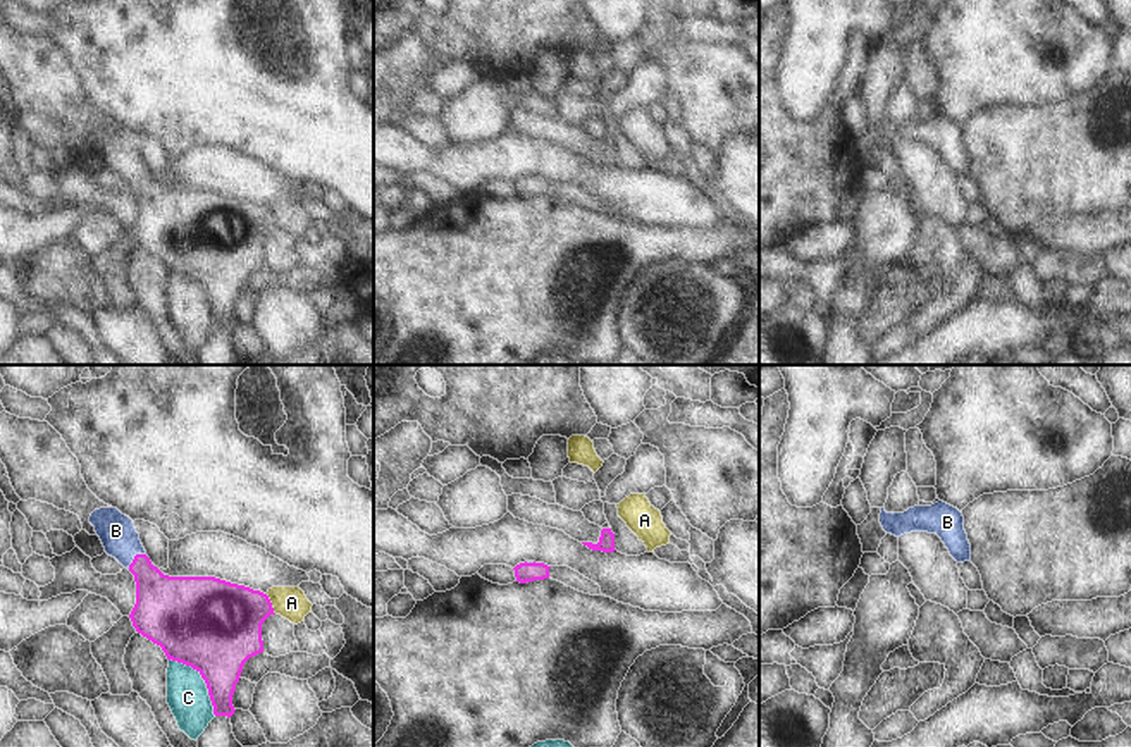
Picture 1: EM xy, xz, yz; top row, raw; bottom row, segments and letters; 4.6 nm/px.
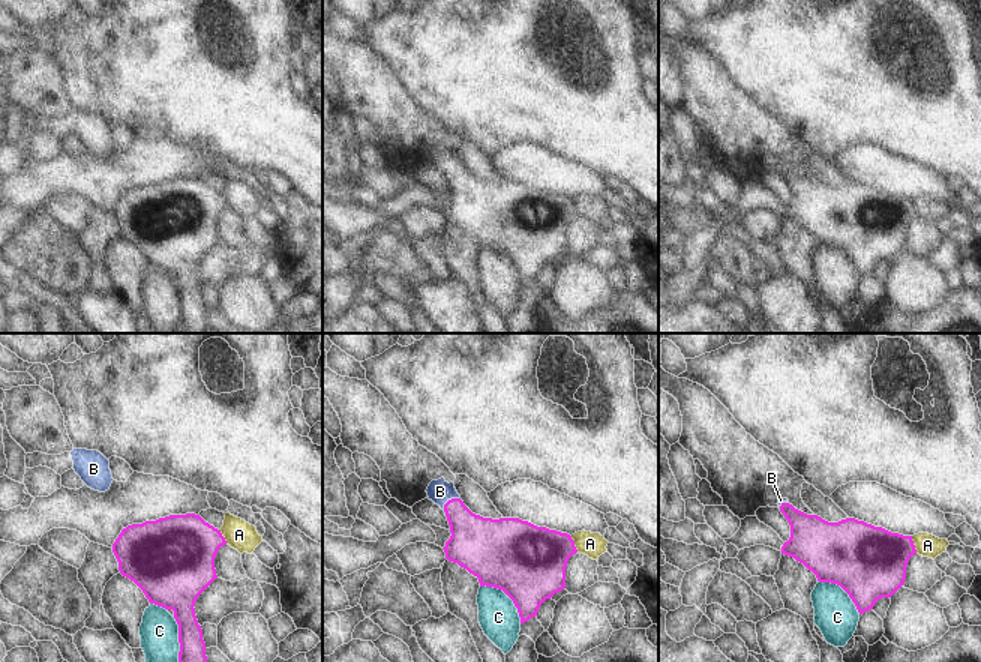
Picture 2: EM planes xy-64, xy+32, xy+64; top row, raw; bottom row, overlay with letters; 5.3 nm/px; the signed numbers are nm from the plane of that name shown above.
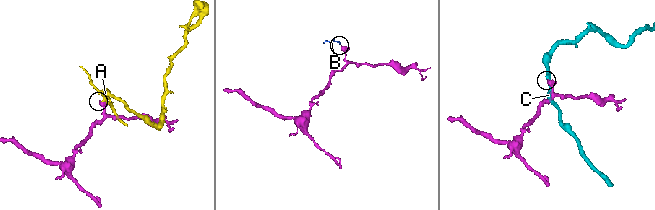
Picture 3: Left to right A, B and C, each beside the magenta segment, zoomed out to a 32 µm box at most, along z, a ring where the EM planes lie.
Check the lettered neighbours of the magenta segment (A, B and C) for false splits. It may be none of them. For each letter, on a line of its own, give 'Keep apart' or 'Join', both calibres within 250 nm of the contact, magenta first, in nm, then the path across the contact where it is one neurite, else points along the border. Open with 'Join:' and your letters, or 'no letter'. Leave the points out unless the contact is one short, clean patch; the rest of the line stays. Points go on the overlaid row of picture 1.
Join: B
A: Keep apart. Thickness 380 nm (magenta) against 150 nm. Boundary: xy (265, 594), (276, 613)
B: Join. Thickness 260 nm (magenta) against 170 nm. Path across: xy (164, 603), (135, 558), (116, 530)
C: Keep apart. Thickness 440 nm (magenta) against 190 nm

